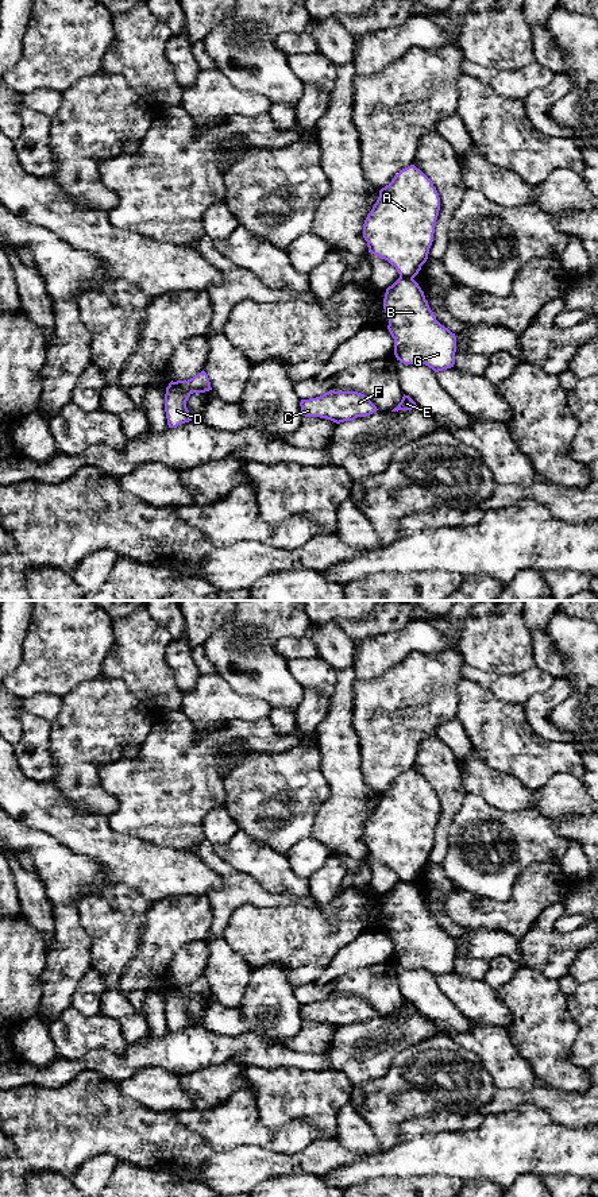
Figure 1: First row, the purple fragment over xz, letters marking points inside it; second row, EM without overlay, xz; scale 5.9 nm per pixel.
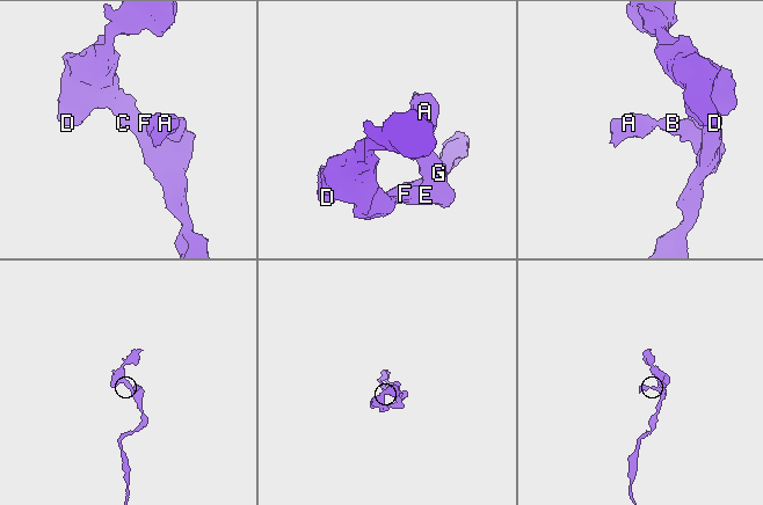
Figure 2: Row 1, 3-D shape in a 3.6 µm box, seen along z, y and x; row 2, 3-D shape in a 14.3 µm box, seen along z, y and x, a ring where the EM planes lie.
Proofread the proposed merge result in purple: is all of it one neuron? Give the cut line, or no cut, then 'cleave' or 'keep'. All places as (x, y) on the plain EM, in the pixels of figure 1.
xz (400, 880), (412, 883) | cleave

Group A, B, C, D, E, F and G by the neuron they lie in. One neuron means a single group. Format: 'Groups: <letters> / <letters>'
Groups: A / B C D E F G

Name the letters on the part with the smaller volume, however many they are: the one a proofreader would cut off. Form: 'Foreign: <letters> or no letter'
Foreign: A

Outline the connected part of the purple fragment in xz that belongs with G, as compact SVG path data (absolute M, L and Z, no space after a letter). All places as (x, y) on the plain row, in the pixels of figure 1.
M400 881L386 893L383 914L397 965L425 969L435 977L454 972L456 941L436 924L413 883Z

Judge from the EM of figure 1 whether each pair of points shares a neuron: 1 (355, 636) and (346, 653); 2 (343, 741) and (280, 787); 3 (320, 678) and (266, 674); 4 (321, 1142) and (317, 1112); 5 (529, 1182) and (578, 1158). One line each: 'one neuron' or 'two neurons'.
1: two neurons
2: two neurons
3: two neurons
4: two neurons
5: two neurons

